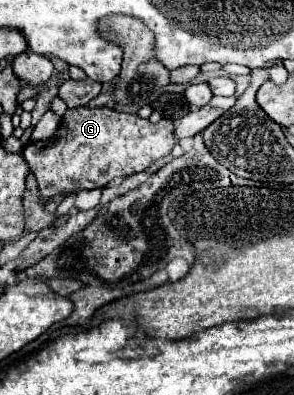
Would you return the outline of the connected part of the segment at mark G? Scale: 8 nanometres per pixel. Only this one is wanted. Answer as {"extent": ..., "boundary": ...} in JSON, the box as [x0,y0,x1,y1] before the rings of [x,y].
{"extent":[23,107,175,201],"boundary":[[[77,107],[67,109],[51,139],[31,141],[23,149],[23,157],[37,179],[39,197],[47,201],[83,189],[103,189],[117,177],[145,171],[157,159],[169,155],[175,145],[173,129],[171,119],[153,125],[149,119],[109,107]]]}

